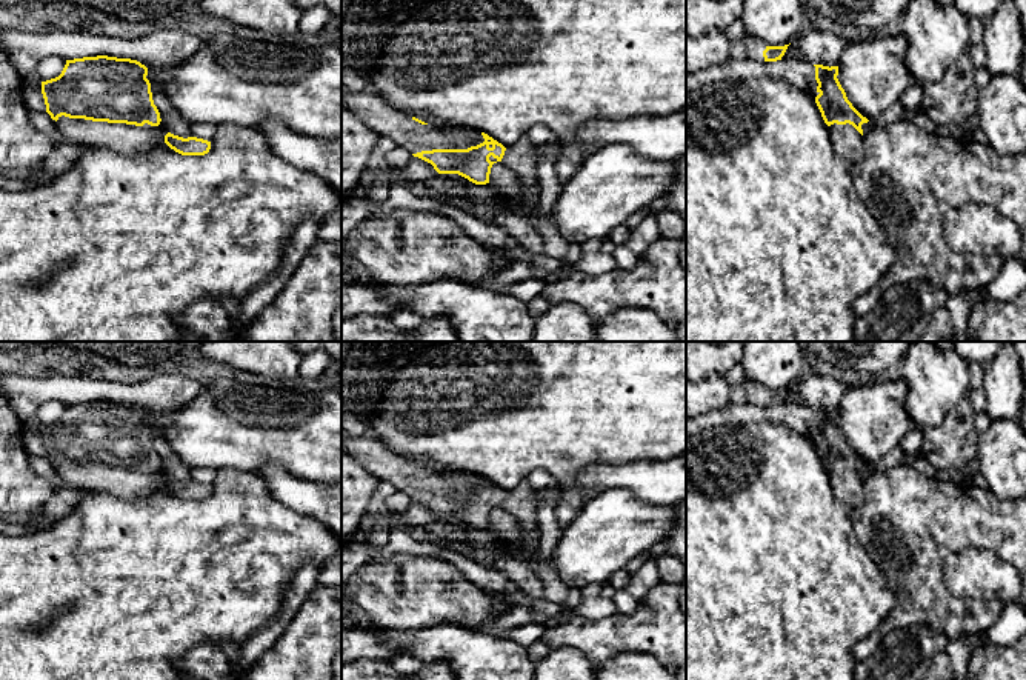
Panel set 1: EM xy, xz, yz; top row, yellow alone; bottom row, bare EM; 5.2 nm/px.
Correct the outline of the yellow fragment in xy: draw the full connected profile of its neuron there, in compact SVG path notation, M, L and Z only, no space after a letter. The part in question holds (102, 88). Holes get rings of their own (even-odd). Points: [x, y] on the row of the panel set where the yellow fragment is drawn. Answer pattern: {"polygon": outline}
{"polygon": "M108 55L66 60L62 74L42 82L46 112L62 137L78 148L109 148L137 155L160 142L182 155L205 155L211 142L163 135L152 100L148 68Z"}

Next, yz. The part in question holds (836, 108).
{"polygon": "M814 66L815 80L818 83L815 103L824 123L829 126L835 152L848 165L858 163L863 157L861 125L869 120L848 100L846 92L837 78L838 66Z"}

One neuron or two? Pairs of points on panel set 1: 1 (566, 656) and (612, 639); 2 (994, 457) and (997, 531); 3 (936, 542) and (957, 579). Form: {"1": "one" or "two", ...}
{"1": "two", "2": "two", "3": "two"}

